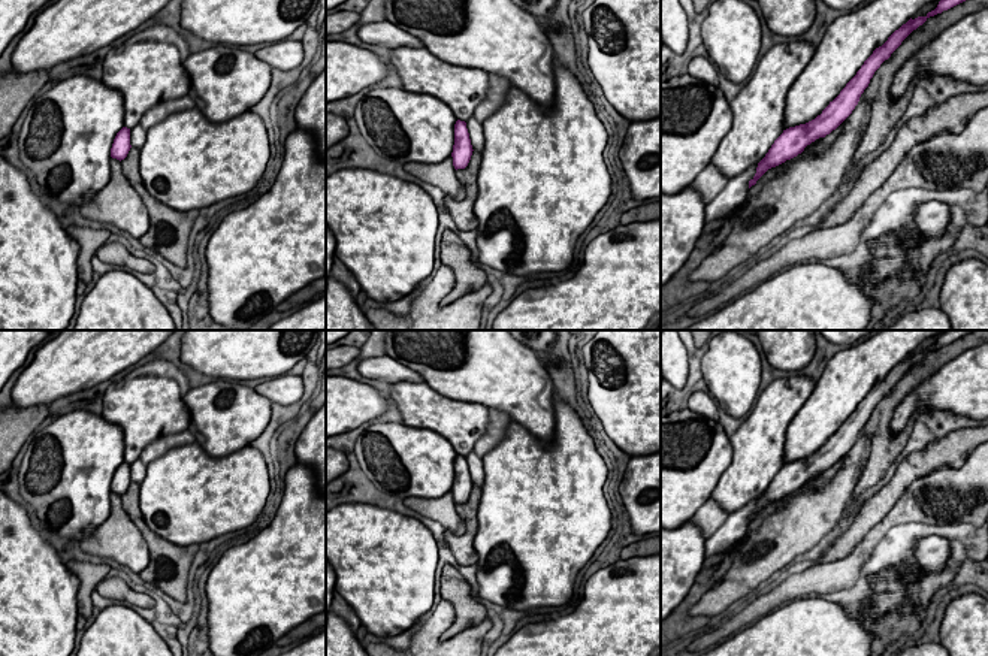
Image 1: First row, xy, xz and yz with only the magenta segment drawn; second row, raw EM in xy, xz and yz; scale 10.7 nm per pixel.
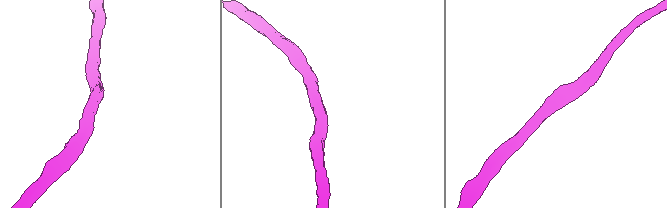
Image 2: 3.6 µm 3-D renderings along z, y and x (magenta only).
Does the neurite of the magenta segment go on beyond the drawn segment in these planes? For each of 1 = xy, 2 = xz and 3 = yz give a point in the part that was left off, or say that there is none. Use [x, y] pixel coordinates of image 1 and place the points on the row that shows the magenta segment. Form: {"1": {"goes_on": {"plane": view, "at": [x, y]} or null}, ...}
{"1": {"goes_on": null}, "2": {"goes_on": null}, "3": {"goes_on": null}}

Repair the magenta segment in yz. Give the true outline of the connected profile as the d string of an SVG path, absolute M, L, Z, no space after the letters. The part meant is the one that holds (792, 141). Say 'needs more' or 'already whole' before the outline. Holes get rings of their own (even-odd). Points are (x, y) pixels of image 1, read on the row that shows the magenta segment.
already whole; M940 0L937 7L925 16L909 19L895 30L888 40L876 48L864 61L856 75L846 84L840 94L815 120L789 127L774 140L765 157L758 163L755 176L749 181L749 188L771 167L801 154L807 145L819 137L825 137L836 130L855 109L861 94L868 87L870 79L880 64L901 45L901 42L930 16L942 13L966 0Z

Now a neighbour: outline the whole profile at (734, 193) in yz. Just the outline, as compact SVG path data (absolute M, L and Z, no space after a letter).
M758 163L749 166L743 173L728 179L723 190L706 206L706 224L726 217L743 205L749 191L749 181L756 173Z

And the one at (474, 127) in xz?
M471 117L466 121L466 129L468 129L468 133L469 133L472 149L483 152L483 149L484 149L483 124L478 123L474 117Z

